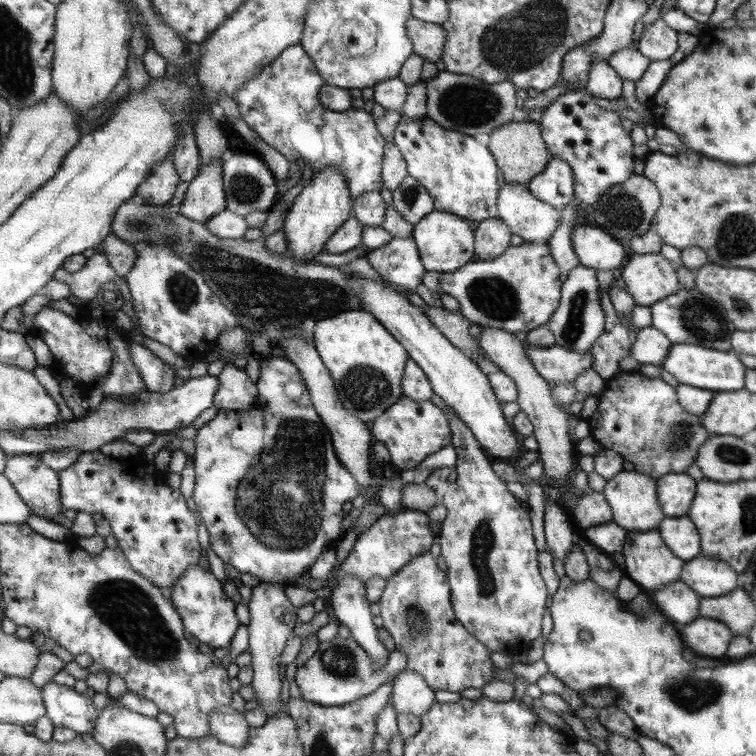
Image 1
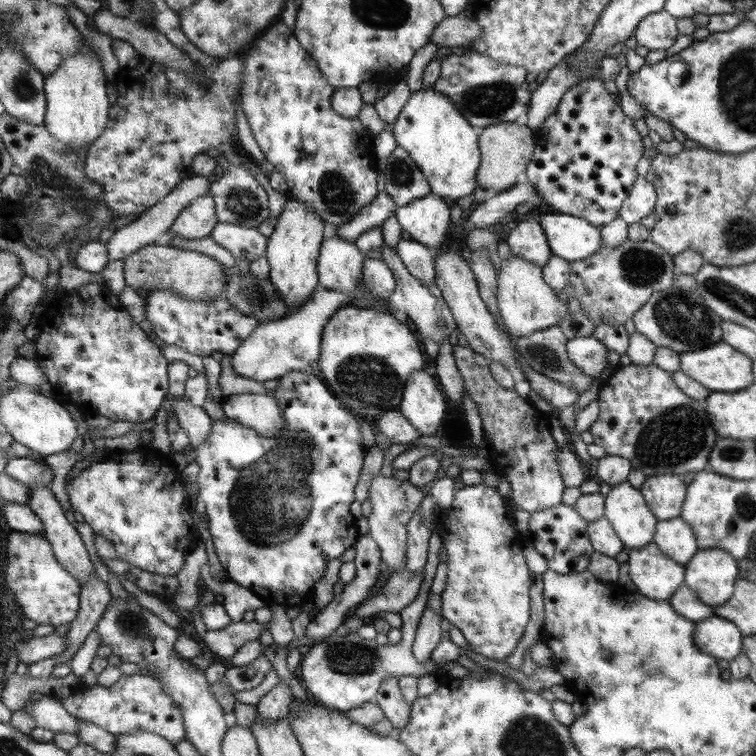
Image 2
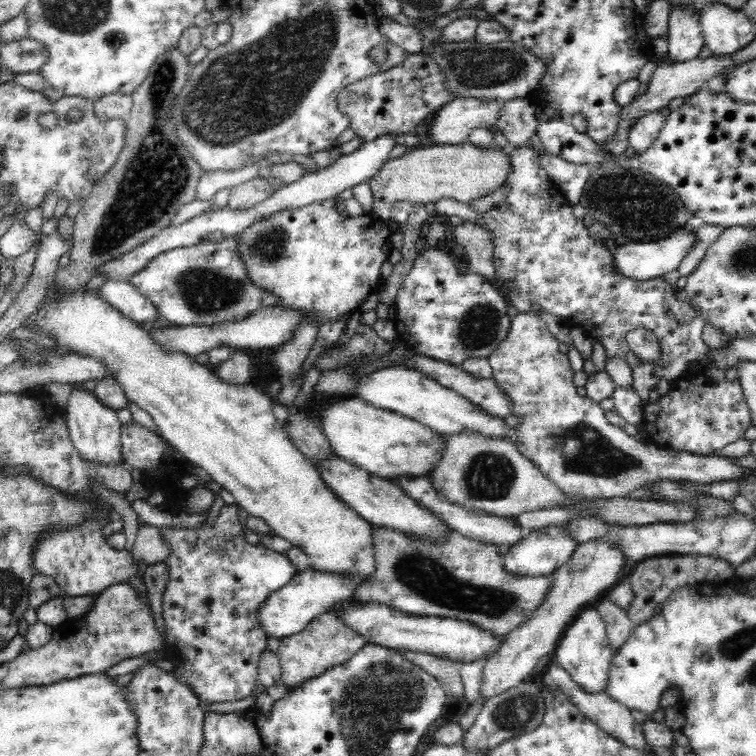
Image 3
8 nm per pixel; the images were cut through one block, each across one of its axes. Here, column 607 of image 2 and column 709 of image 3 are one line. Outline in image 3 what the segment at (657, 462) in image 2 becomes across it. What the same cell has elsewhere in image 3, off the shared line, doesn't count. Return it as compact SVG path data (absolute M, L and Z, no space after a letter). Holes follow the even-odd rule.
M689 368L687 371L682 374L680 378L676 378L676 380L669 383L669 389L664 393L660 393L656 402L646 402L646 404L641 405L642 407L642 427L644 428L645 433L650 438L650 443L656 444L656 446L662 447L662 449L672 449L678 450L680 452L688 452L690 454L695 454L698 456L708 456L708 455L716 455L720 450L724 450L726 446L733 444L736 440L745 439L746 432L748 432L749 428L752 428L752 420L750 418L750 407L746 404L746 397L744 397L744 393L742 390L742 383L740 383L739 378L734 378L734 380L712 380L703 372L693 373Z

